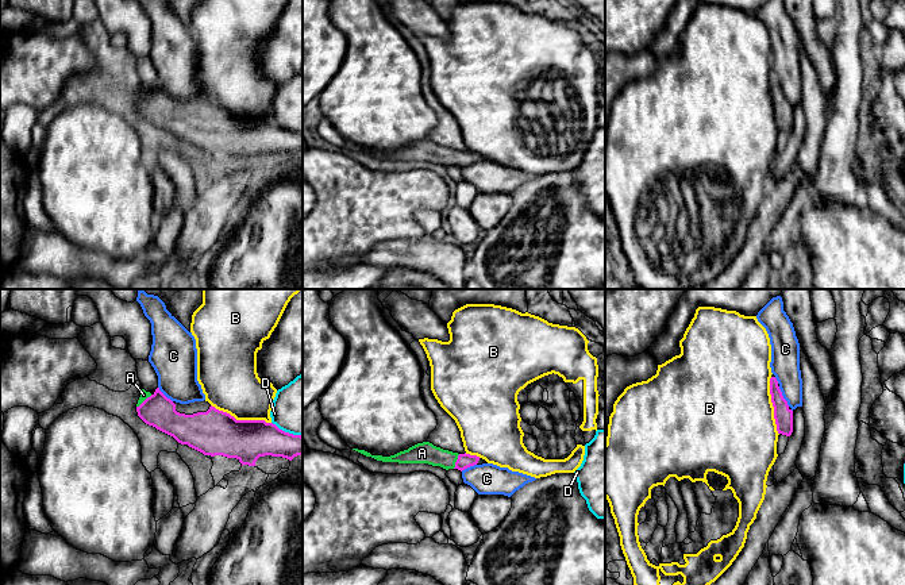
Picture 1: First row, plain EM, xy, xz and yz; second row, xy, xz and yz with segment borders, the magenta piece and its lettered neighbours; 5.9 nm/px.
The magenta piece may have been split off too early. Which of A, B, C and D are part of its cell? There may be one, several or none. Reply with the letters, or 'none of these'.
A

